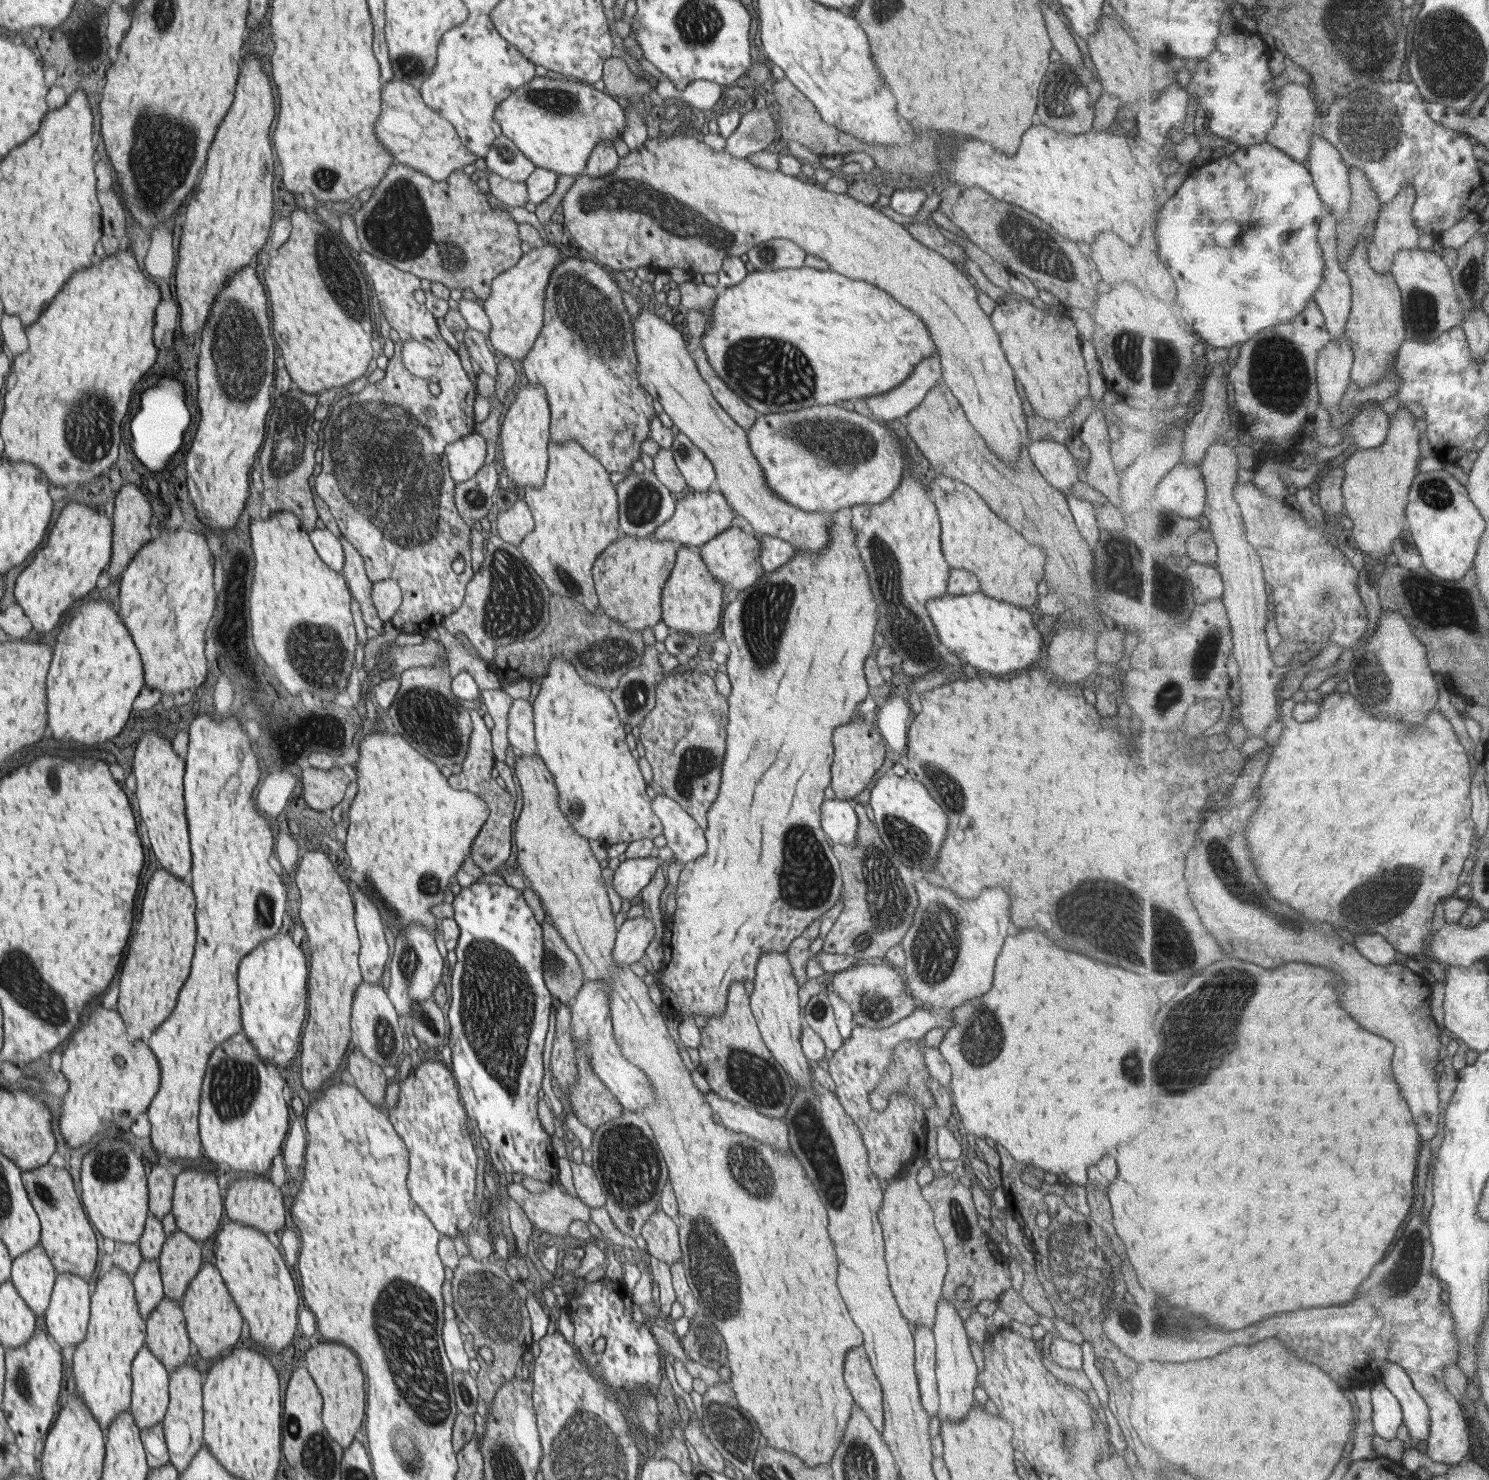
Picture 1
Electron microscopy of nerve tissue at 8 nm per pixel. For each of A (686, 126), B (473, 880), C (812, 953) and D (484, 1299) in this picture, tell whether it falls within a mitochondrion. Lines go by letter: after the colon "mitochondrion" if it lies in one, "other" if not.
A: other
B: other
C: other
D: mitochondrion

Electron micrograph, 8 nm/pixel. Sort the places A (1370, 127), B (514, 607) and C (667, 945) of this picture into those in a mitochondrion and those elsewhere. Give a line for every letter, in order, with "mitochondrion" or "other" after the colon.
A: mitochondrion
B: mitochondrion
C: other

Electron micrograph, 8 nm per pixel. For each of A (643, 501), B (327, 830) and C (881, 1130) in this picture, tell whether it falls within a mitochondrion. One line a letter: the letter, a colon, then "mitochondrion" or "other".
A: mitochondrion
B: other
C: other

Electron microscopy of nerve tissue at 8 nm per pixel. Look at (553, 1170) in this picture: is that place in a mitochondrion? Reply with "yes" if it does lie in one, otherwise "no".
no

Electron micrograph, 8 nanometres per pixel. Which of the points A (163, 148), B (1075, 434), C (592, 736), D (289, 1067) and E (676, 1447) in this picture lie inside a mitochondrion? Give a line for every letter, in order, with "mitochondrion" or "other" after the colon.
A: mitochondrion
B: other
C: other
D: other
E: other

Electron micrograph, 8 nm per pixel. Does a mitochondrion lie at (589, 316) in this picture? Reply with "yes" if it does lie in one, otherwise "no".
yes

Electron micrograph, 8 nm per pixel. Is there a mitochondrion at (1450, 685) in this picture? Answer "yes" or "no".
no

